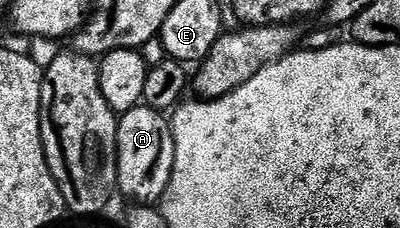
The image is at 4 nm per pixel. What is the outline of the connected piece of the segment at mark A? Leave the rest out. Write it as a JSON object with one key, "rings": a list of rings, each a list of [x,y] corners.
{"rings":[[[137,105],[132,111],[121,114],[118,119],[118,188],[119,194],[131,197],[134,203],[158,203],[166,193],[172,179],[174,166],[174,130],[163,114],[148,106]]]}

